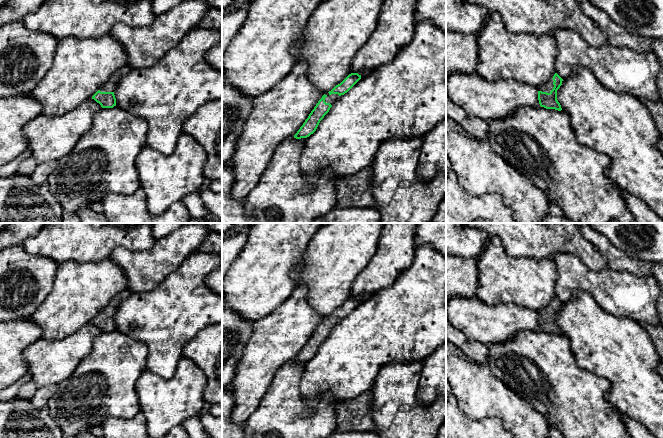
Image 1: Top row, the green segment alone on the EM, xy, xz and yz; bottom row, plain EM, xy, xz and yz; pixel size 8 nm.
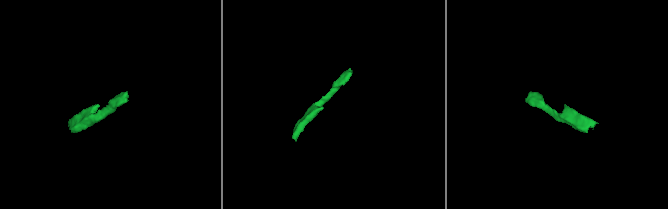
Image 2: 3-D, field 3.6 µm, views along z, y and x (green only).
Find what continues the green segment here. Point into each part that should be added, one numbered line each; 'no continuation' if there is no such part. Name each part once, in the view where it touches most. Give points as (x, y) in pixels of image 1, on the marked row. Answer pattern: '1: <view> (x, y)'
1: xz (331, 99)

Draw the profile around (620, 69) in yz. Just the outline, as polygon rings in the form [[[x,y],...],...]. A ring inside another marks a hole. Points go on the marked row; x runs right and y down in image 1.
[[[556,30],[551,34],[557,46],[555,71],[562,78],[572,75],[574,69],[583,66],[592,71],[606,88],[637,97],[640,100],[662,102],[657,85],[660,63],[653,51],[640,53],[625,47],[605,45],[590,46],[575,30]]]

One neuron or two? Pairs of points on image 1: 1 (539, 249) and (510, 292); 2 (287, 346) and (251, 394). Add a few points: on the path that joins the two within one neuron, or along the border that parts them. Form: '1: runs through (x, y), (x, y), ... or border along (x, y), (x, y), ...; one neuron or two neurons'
1: border along (510, 255), (550, 259); two neurons
2: runs through (275, 358), (251, 382); one neuron

